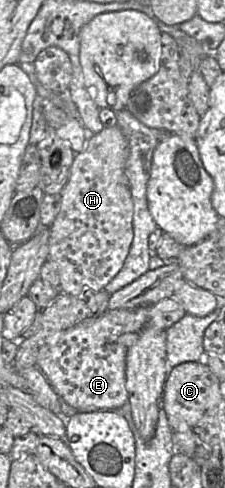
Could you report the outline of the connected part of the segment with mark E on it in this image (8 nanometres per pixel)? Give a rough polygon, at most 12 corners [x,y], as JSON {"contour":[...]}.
{"contour":[[173,298],[106,310],[51,335],[36,366],[78,413],[128,400],[126,355]]}

